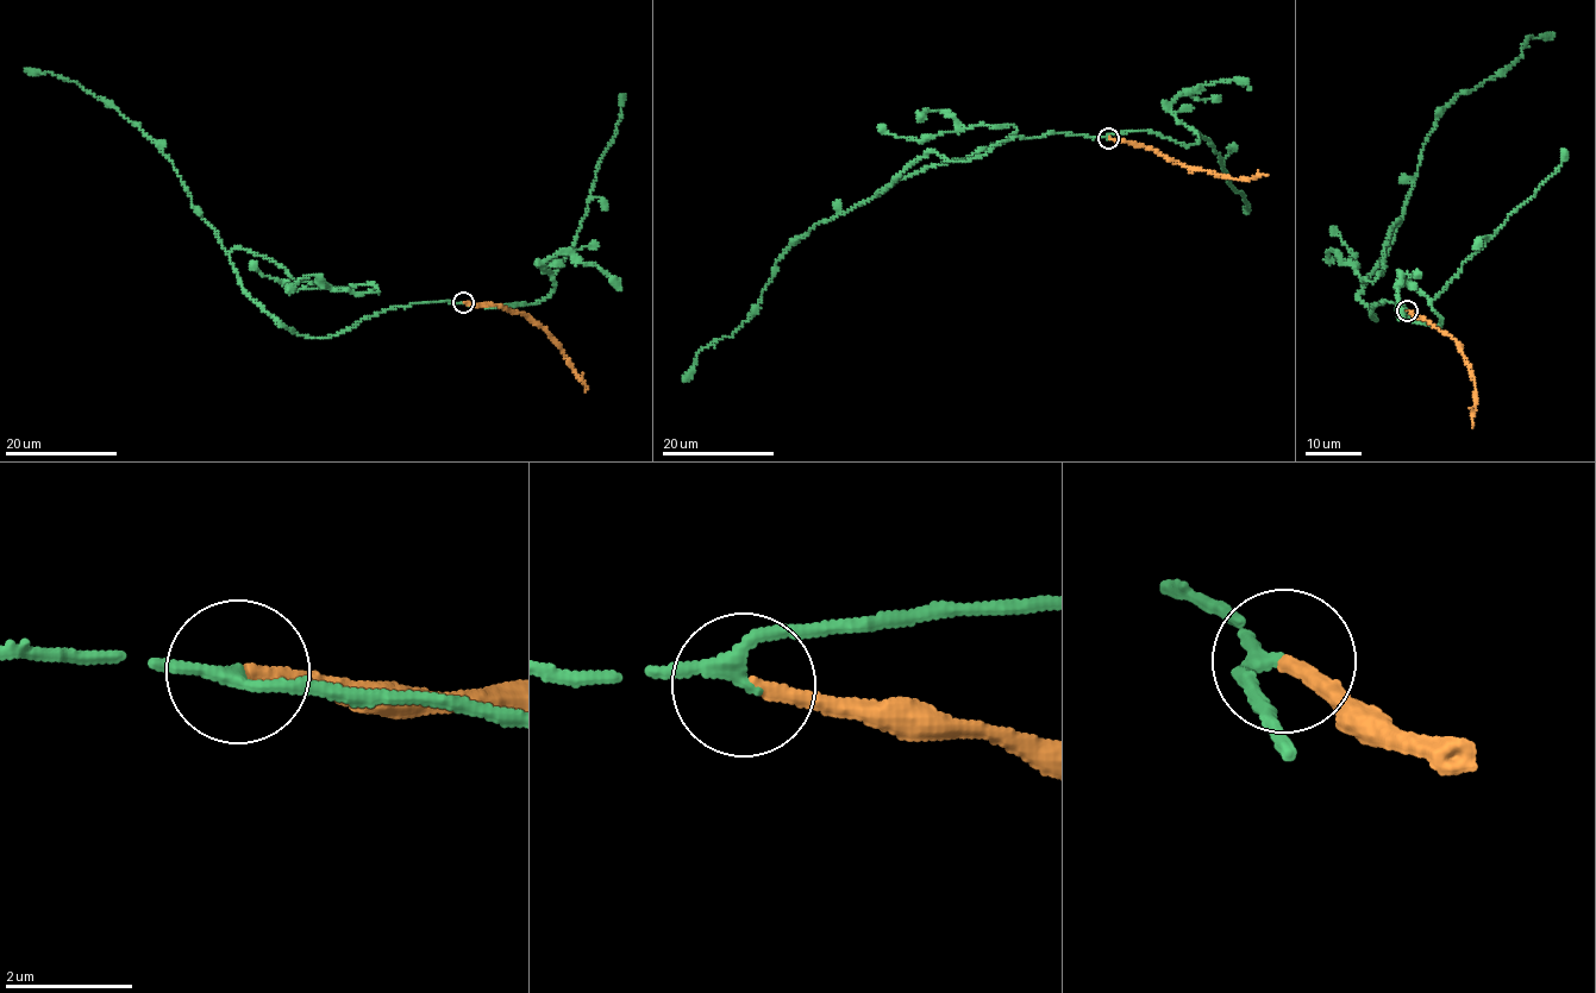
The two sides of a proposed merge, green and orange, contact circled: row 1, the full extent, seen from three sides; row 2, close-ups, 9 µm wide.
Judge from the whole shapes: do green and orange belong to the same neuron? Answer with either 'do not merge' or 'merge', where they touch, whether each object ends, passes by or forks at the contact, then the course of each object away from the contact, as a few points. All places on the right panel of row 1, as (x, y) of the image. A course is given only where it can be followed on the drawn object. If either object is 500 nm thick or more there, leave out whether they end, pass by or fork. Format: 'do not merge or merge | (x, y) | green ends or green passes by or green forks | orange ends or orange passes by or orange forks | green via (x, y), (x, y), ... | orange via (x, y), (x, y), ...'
merge | (1407, 310) | green passes by | orange ends | green via (1408, 310), (1383, 300), (1372, 305), (1375, 320), (1358, 296), (1401, 219), (1424, 143), (1458, 94), (1552, 31) | orange via (1408, 310), (1459, 345), (1474, 379), (1474, 427)

